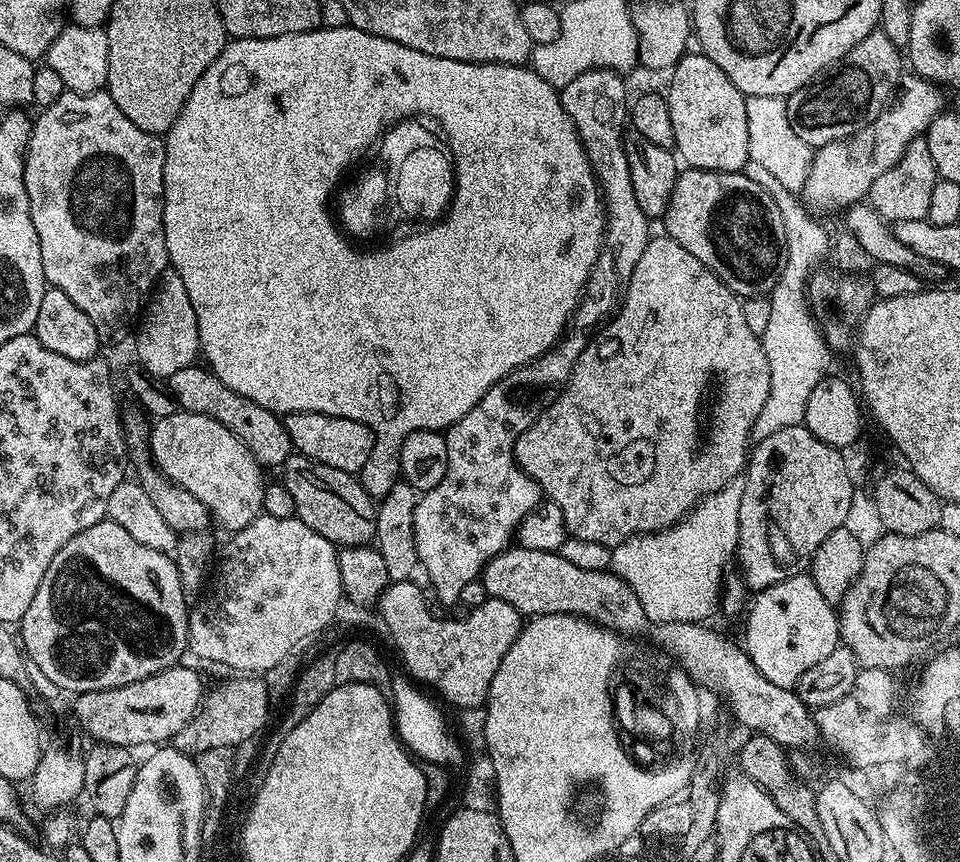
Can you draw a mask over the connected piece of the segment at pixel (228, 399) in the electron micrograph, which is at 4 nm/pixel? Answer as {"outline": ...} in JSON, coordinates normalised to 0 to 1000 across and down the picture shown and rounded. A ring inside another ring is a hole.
{"outline":[[[201,425],[194,429],[185,429],[185,434],[174,437],[175,454],[178,455],[184,470],[193,478],[215,480],[215,485],[223,485],[223,490],[231,490],[260,527],[271,538],[272,544],[291,544],[306,527],[302,503],[298,503],[295,486],[289,479],[277,476],[277,471],[269,471],[269,466],[260,466],[260,462],[252,462],[235,443],[226,439],[220,429],[213,425]]]}

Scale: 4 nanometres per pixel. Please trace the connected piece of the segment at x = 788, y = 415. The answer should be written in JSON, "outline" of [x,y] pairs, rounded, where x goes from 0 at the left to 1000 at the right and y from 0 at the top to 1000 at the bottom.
{"outline":[[[780,184],[773,197],[782,209],[790,211],[802,230],[806,230],[806,239],[810,239],[815,248],[815,262],[819,262],[819,309],[815,313],[815,323],[810,323],[810,332],[806,332],[802,341],[802,375],[798,377],[794,391],[798,420],[802,425],[802,459],[798,462],[798,471],[794,471],[794,480],[790,480],[783,495],[783,510],[789,512],[806,503],[806,499],[819,499],[819,494],[836,492],[844,456],[852,443],[864,435],[866,427],[863,426],[867,422],[868,410],[842,356],[842,323],[853,307],[850,305],[858,296],[864,296],[865,270],[835,240],[830,224],[819,220],[797,194]]]}

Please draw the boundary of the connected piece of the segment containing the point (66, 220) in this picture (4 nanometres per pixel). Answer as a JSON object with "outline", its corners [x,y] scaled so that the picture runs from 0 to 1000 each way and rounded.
{"outline":[[[68,104],[65,109],[65,114],[60,114],[60,118],[56,118],[56,123],[45,126],[41,133],[42,136],[36,136],[33,145],[33,154],[29,161],[29,173],[25,180],[25,210],[27,211],[27,225],[31,230],[31,253],[35,258],[35,267],[40,267],[40,285],[44,290],[44,313],[46,314],[46,324],[53,333],[65,336],[65,341],[71,342],[73,350],[77,350],[77,355],[81,355],[81,360],[85,360],[85,364],[90,364],[90,369],[94,369],[94,375],[97,376],[98,383],[102,383],[102,392],[109,400],[121,399],[124,394],[131,393],[132,390],[134,393],[135,386],[139,384],[140,377],[143,375],[144,368],[147,365],[156,340],[161,335],[167,319],[171,317],[171,312],[176,310],[175,291],[173,290],[173,271],[171,270],[171,194],[173,193],[171,164],[164,154],[144,151],[144,146],[140,146],[140,142],[135,142],[135,137],[131,137],[131,132],[127,132],[127,128],[123,128],[123,118],[119,118],[119,114],[110,104],[95,107],[94,109]]]}

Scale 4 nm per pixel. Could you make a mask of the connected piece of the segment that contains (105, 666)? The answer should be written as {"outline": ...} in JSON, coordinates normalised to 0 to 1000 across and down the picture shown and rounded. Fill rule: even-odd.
{"outline":[[[109,601],[98,610],[85,615],[85,619],[77,619],[77,624],[73,624],[73,629],[69,629],[69,633],[65,633],[65,638],[56,643],[56,652],[52,652],[52,658],[48,660],[48,667],[40,680],[40,689],[35,689],[35,698],[31,698],[31,708],[27,708],[27,712],[21,718],[19,741],[28,765],[35,767],[56,790],[56,796],[63,798],[64,804],[82,805],[131,796],[148,787],[156,787],[156,782],[165,782],[174,775],[182,775],[191,767],[188,765],[196,756],[196,712],[198,709],[198,701],[195,701],[192,695],[194,695],[194,688],[186,673],[182,648],[174,640],[156,638],[153,633],[147,633],[136,619],[131,619],[131,615],[127,615],[127,610]]]}

